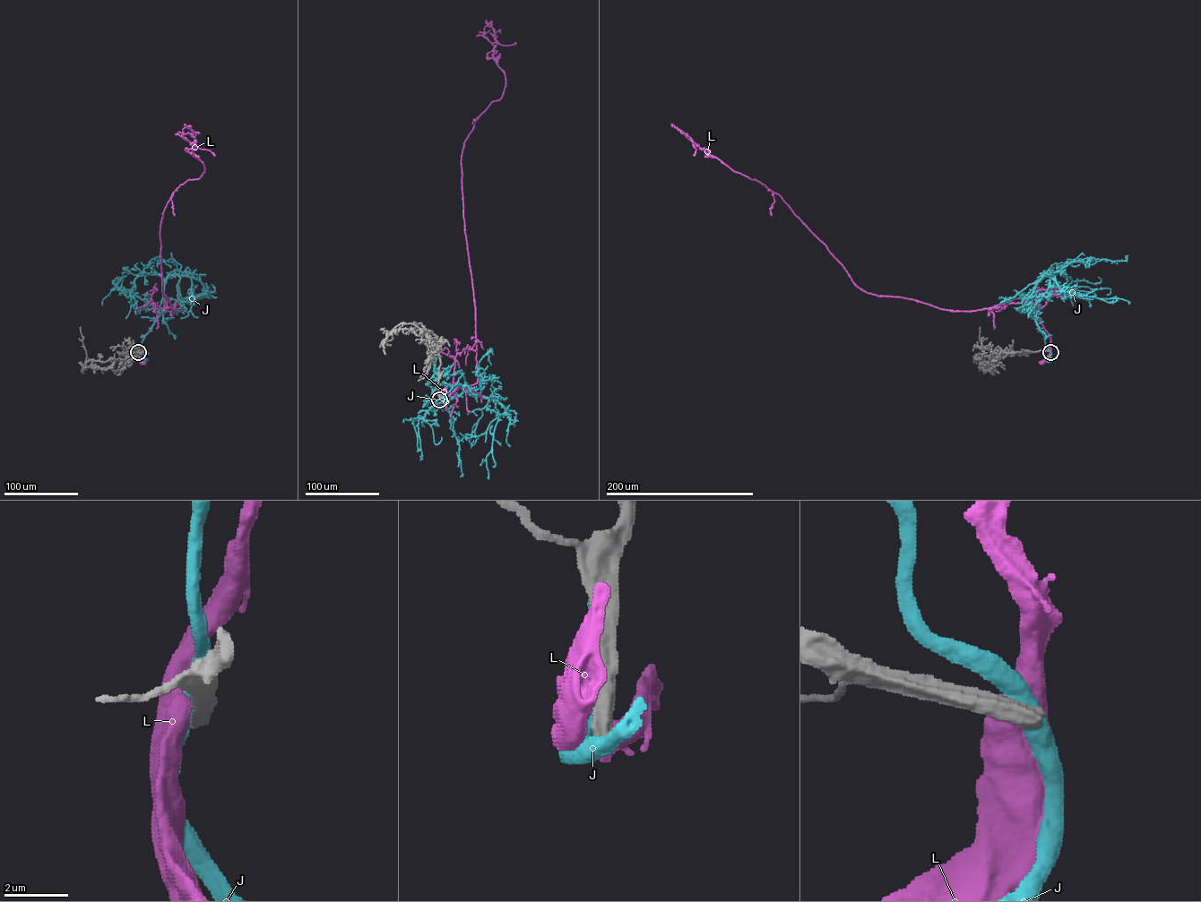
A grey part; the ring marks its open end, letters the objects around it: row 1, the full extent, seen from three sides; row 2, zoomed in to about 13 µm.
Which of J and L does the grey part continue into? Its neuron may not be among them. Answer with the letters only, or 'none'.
none

